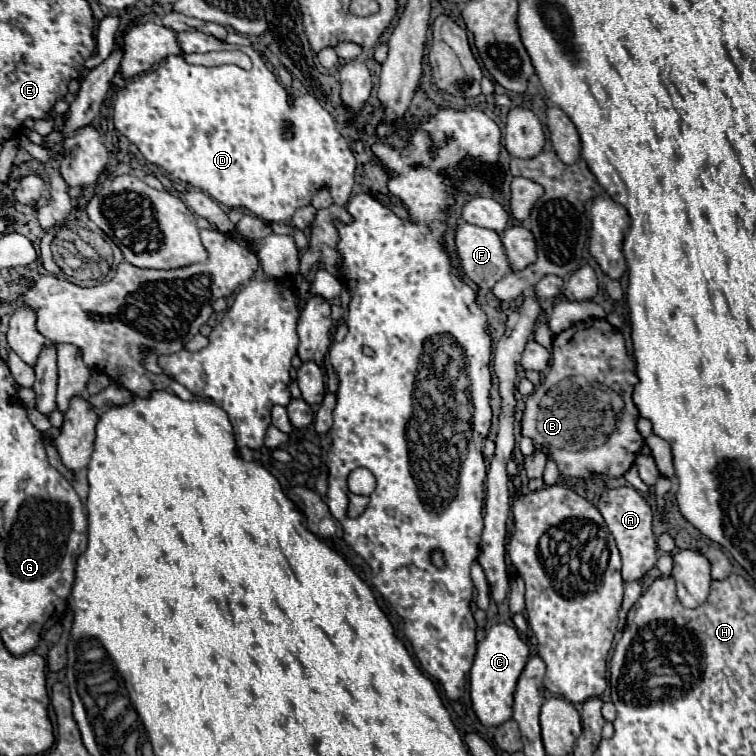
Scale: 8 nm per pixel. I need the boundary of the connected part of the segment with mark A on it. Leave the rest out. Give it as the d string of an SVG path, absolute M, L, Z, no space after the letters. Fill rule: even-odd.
M618 487L618 489L610 489L608 493L604 493L598 501L598 511L602 513L608 531L612 533L620 557L622 557L622 581L624 583L632 583L642 579L658 561L658 547L656 547L656 539L652 533L652 519L654 519L654 511L650 509L650 505L646 503L646 499L628 487Z

